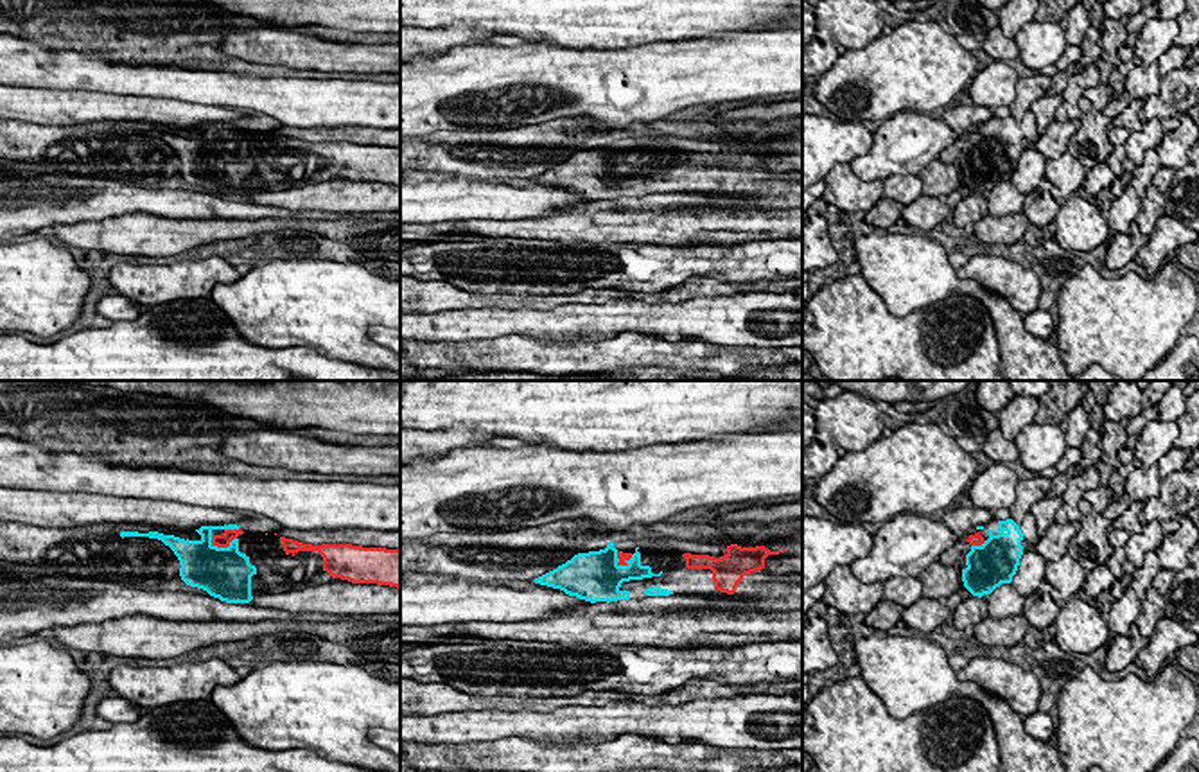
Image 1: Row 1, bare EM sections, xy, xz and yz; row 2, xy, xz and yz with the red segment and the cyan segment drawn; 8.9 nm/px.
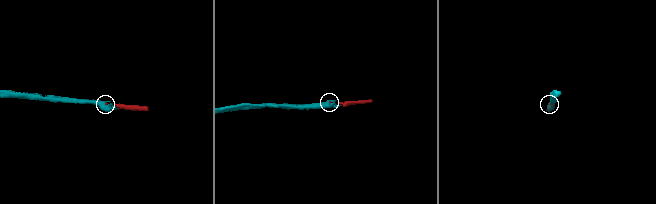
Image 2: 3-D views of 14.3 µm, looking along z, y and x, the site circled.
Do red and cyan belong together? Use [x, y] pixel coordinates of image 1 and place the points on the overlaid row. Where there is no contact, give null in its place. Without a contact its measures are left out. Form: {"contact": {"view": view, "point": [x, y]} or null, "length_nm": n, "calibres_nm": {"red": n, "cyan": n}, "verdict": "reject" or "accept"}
{"contact": {"view": "xy", "point": [223, 546]}, "length_nm": 240, "calibres_nm": {"red": 130, "cyan": 460}, "verdict": "accept"}

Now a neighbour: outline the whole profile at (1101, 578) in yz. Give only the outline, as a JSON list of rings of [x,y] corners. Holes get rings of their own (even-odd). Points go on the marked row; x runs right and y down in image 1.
[[[1106,564],[1088,571],[1088,578],[1082,585],[1084,592],[1091,598],[1097,598],[1102,591],[1111,591],[1115,582],[1115,575],[1109,571]]]

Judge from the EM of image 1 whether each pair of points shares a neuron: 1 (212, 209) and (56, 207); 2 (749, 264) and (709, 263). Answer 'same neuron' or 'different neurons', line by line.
1: same neuron
2: same neuron

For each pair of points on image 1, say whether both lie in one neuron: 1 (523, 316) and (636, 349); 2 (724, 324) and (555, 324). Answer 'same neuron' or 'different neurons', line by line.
1: different neurons
2: same neuron

